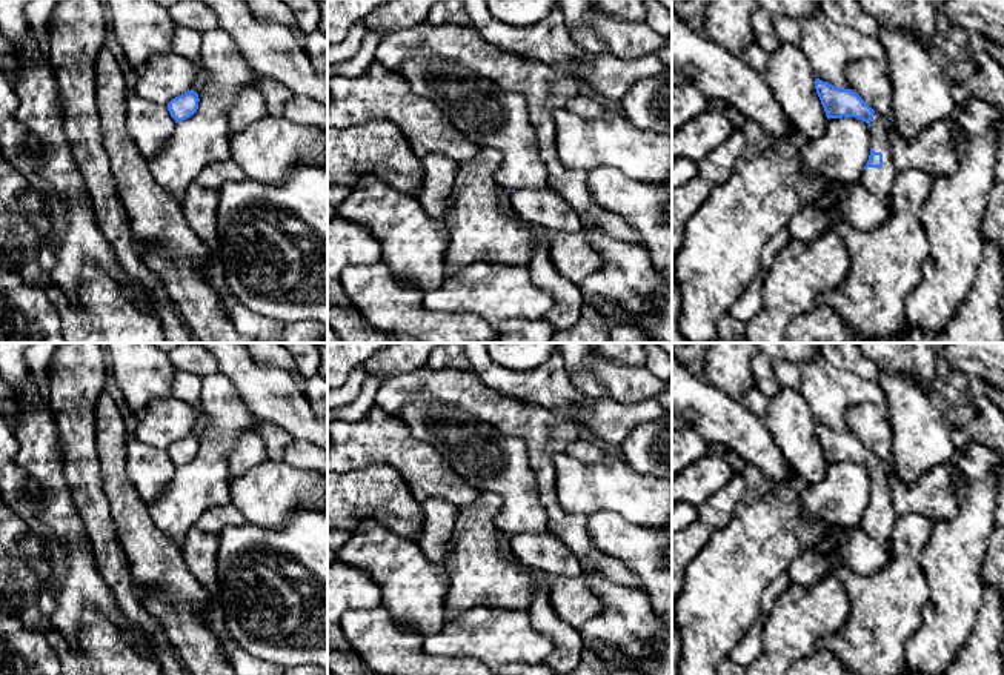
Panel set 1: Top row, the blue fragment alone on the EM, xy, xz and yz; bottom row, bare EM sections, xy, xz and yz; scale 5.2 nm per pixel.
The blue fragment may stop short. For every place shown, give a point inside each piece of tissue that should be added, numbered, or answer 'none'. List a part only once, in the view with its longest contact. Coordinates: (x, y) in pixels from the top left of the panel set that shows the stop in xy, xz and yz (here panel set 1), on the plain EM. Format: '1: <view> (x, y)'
1: yz (878, 525)

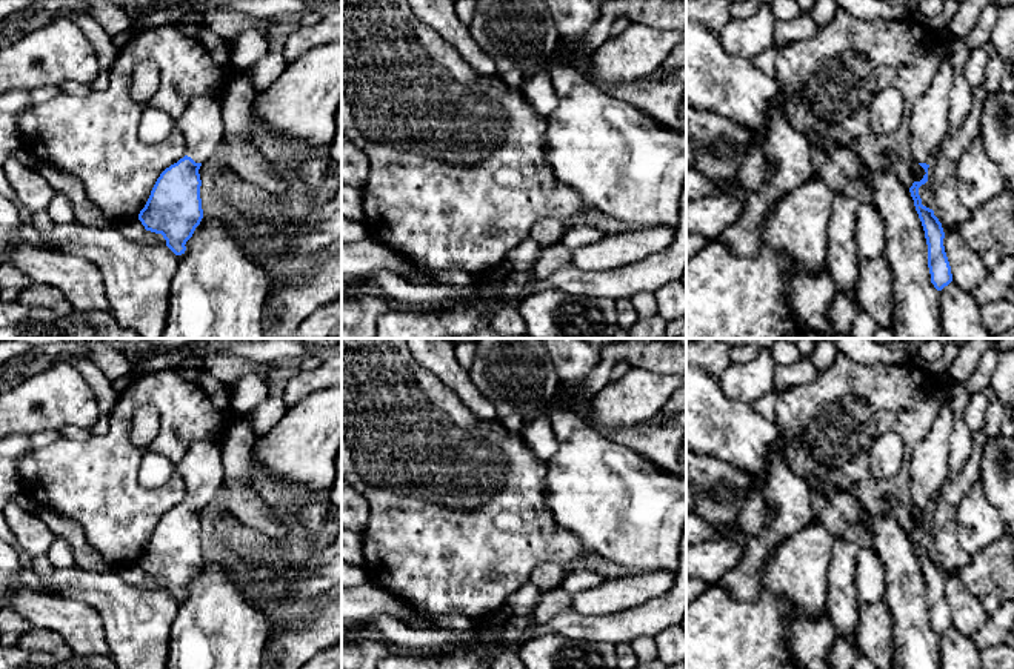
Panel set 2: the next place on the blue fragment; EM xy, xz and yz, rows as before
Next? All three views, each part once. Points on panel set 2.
1: xy (202, 468)

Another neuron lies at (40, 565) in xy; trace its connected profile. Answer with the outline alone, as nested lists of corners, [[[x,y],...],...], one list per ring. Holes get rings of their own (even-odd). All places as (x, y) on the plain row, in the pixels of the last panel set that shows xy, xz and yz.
[[[40,555],[40,557],[35,557],[35,558],[29,560],[29,564],[38,574],[38,577],[42,577],[43,580],[49,580],[51,575],[57,571],[51,564],[51,561],[48,560],[46,555]]]

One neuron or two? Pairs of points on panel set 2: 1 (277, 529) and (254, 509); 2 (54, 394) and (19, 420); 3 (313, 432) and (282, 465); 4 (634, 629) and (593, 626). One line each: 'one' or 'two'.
1: one
2: one
3: one
4: one

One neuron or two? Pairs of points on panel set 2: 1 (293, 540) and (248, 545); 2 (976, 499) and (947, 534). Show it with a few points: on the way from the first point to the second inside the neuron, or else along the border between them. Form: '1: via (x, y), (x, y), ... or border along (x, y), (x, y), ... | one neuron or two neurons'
1: border along (273, 540), (280, 559) | two neurons
2: border along (970, 489), (957, 506), (957, 542), (971, 555) | two neurons

